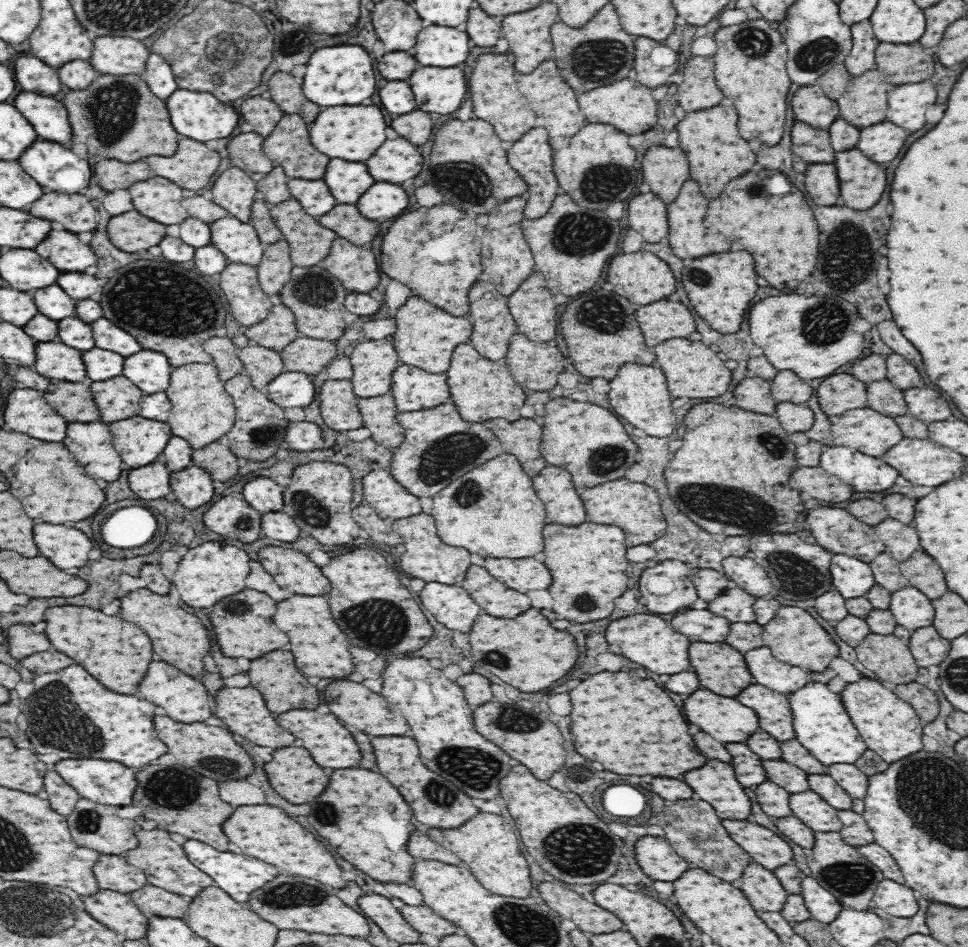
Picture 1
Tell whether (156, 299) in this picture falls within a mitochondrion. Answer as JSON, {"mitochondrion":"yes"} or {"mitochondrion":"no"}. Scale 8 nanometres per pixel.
{"mitochondrion":"yes"}

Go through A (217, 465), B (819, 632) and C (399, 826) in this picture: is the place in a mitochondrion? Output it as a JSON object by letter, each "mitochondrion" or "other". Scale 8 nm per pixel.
{"A":"other","B":"other","C":"other"}

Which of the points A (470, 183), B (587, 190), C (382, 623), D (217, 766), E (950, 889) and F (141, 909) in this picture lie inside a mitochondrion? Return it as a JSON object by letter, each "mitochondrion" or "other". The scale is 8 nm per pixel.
{"A":"mitochondrion","B":"mitochondrion","C":"mitochondrion","D":"mitochondrion","E":"other","F":"other"}

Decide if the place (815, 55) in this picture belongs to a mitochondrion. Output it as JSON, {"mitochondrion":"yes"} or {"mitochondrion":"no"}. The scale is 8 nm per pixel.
{"mitochondrion":"yes"}

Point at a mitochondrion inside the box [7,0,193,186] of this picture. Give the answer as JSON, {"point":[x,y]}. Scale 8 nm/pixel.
{"point":[111,110]}

